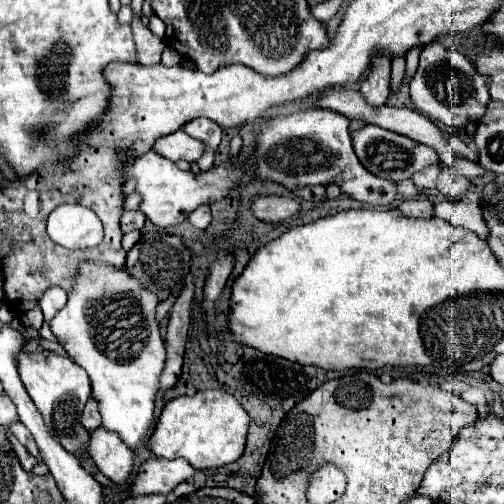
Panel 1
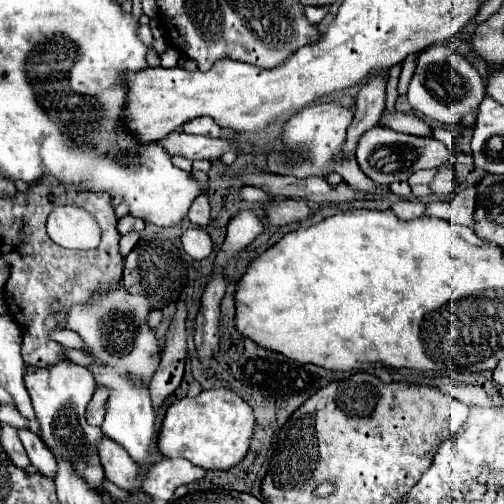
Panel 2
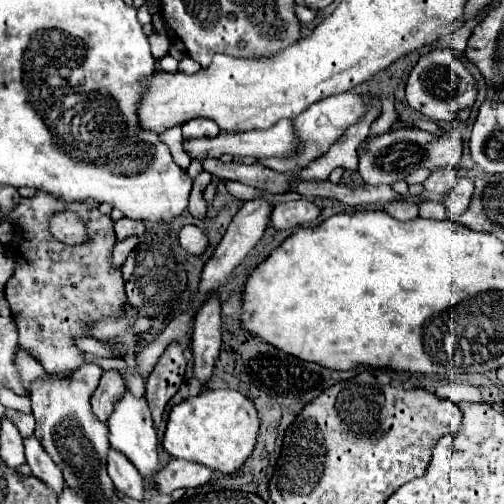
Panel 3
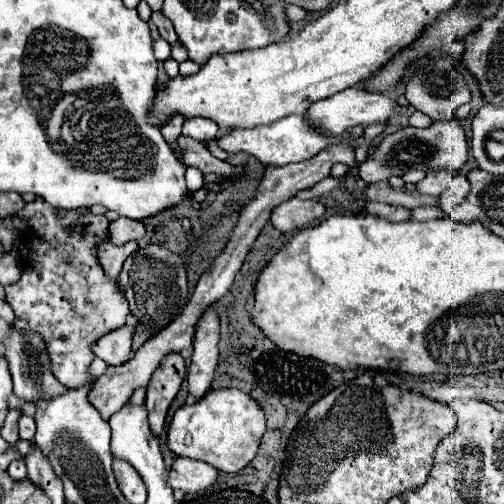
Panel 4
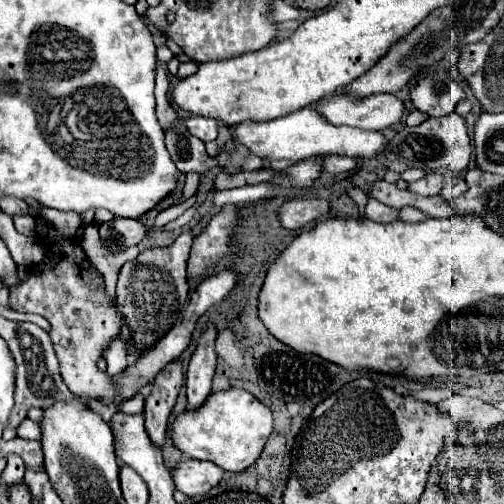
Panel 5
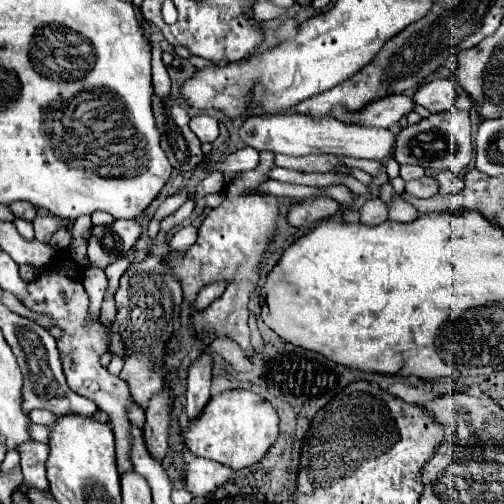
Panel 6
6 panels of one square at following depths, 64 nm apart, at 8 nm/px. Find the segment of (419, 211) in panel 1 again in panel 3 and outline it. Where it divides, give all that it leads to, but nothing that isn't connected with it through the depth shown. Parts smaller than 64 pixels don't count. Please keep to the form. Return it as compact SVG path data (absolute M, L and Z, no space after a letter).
M396 200L386 204L384 208L390 216L394 216L396 220L414 220L418 216L418 204L406 202L406 200Z

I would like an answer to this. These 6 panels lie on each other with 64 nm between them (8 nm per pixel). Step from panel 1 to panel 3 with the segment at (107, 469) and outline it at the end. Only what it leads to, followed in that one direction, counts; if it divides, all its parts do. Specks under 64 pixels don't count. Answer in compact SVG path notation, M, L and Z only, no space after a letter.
M108 450L108 476L112 478L114 486L134 500L142 500L144 496L144 480L136 466L124 458L118 450Z

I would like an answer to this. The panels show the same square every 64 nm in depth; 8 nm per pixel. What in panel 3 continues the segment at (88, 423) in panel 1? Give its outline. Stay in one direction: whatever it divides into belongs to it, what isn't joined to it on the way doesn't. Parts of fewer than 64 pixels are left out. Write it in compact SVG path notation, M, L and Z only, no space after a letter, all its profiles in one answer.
M104 372L100 384L98 384L98 388L96 388L96 392L92 394L92 400L90 400L90 406L92 406L94 416L96 416L100 422L106 422L106 416L112 414L114 402L116 402L124 392L126 392L126 382L124 382L124 378L122 378L118 372Z

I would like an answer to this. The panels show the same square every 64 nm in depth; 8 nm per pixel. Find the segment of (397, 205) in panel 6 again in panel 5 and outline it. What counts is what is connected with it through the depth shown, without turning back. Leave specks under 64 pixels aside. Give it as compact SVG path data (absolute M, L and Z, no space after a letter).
M402 208L400 210L400 220L404 220L404 222L422 222L426 218L428 216L416 208Z

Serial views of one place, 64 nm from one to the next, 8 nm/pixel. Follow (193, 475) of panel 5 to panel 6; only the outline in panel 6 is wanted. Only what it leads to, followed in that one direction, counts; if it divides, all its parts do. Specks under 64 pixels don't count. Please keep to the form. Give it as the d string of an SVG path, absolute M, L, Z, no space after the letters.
M188 458L182 474L182 488L192 496L204 496L214 492L218 486L226 484L232 478L232 470L208 458Z

